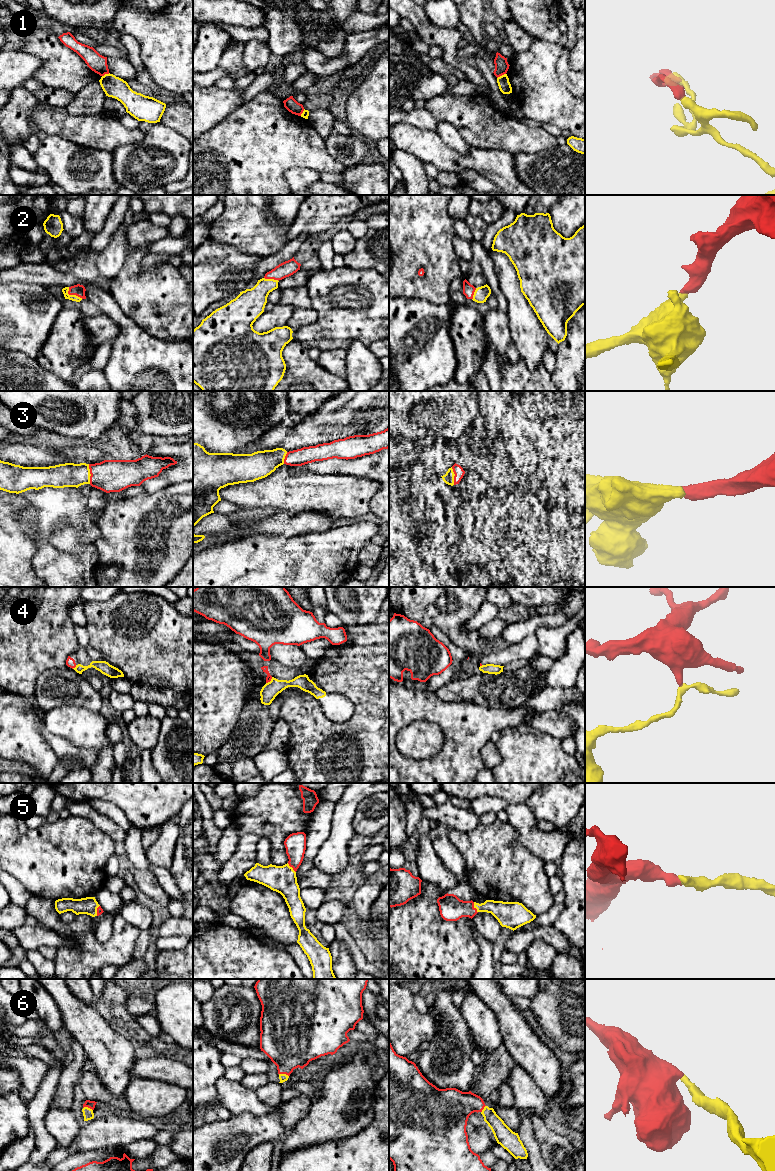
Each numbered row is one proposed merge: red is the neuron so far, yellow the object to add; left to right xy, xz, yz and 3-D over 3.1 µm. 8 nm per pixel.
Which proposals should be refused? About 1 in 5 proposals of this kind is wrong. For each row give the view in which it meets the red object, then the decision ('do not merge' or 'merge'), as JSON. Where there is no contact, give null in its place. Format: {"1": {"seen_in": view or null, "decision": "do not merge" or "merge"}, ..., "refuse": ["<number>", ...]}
{"1": {"seen_in": "yz", "decision": "do not merge"}, "2": {"seen_in": "xy", "decision": "merge"}, "3": {"seen_in": "xy", "decision": "merge"}, "4": {"seen_in": "xz", "decision": "do not merge"}, "5": {"seen_in": "yz", "decision": "merge"}, "6": {"seen_in": "xy", "decision": "merge"}, "refuse": ["1", "4"]}

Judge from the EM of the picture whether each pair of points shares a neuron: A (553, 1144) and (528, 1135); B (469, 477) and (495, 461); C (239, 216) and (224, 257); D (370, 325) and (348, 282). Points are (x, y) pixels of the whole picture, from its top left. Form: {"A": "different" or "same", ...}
{"A": "different", "B": "different", "C": "different", "D": "same"}

